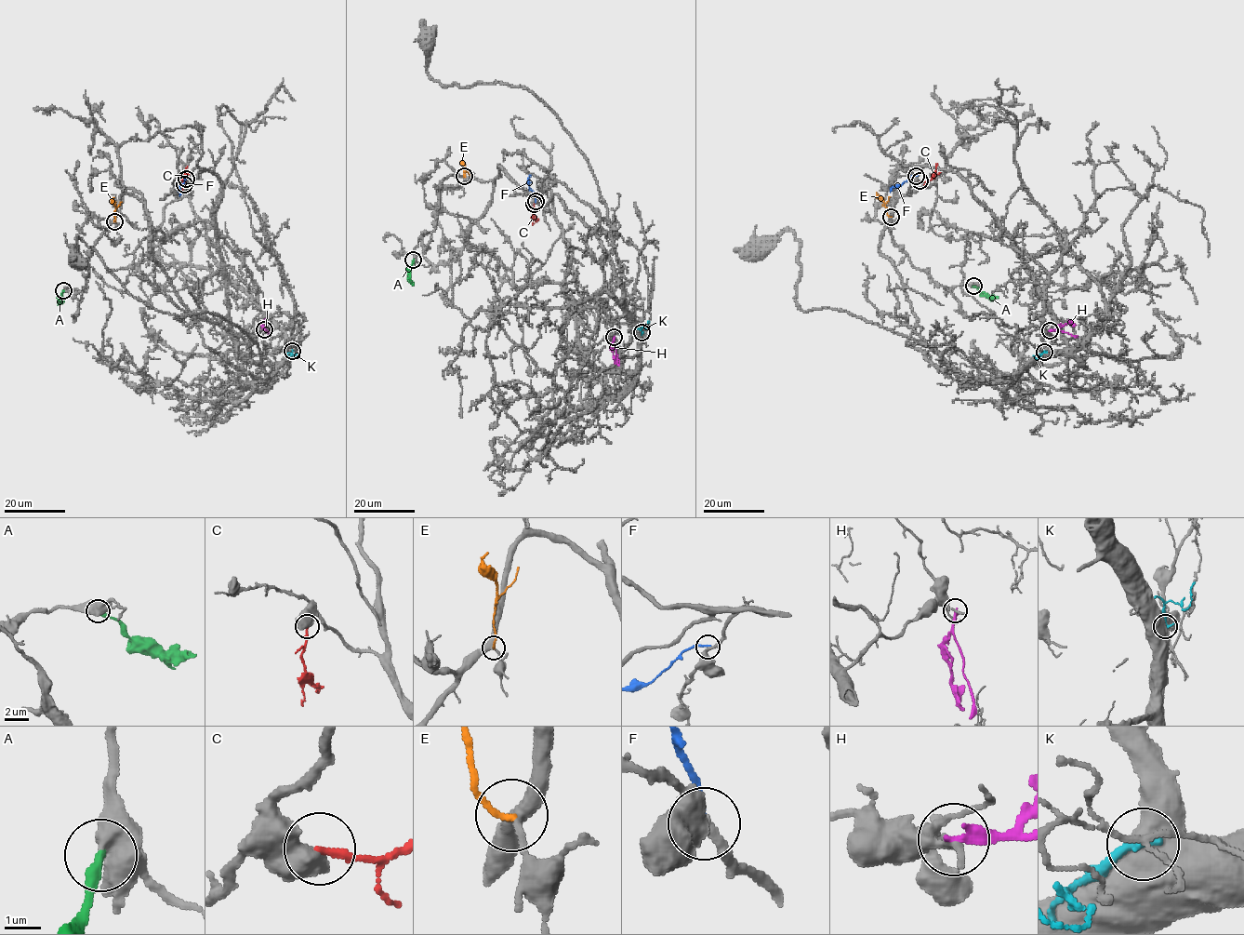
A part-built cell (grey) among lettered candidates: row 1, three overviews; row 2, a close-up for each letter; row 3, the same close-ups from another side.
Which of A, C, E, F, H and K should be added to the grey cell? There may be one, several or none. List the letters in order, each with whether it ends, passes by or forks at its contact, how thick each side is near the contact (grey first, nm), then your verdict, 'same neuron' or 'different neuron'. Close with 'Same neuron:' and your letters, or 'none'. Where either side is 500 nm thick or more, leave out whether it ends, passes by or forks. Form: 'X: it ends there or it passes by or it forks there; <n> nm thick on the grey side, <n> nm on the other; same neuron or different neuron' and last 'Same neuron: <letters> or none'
A: 800 nm thick on the grey side, 340 nm on the other; same neuron
C: 750 nm thick on the grey side, 190 nm on the other; different neuron
E: it ends there; 360 nm thick on the grey side, 160 nm on the other; different neuron
F: it ends there; 320 nm thick on the grey side, 180 nm on the other; different neuron
H: it ends there; 240 nm thick on the grey side, 300 nm on the other; different neuron
K: 750 nm thick on the grey side, 280 nm on the other; different neuron
Same neuron: A

